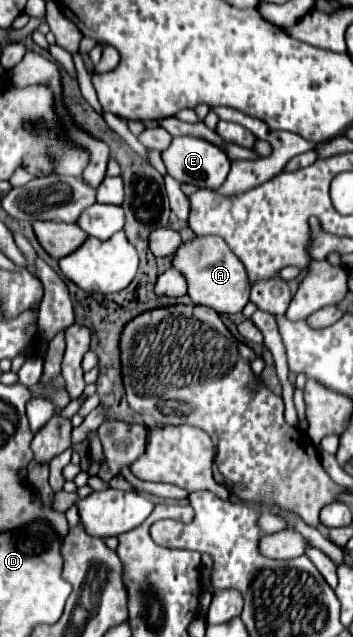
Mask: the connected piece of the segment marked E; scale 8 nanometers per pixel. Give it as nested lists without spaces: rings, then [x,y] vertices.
[[[193,136],[173,138],[171,148],[163,152],[163,162],[175,180],[211,190],[225,182],[231,164],[221,148]]]

